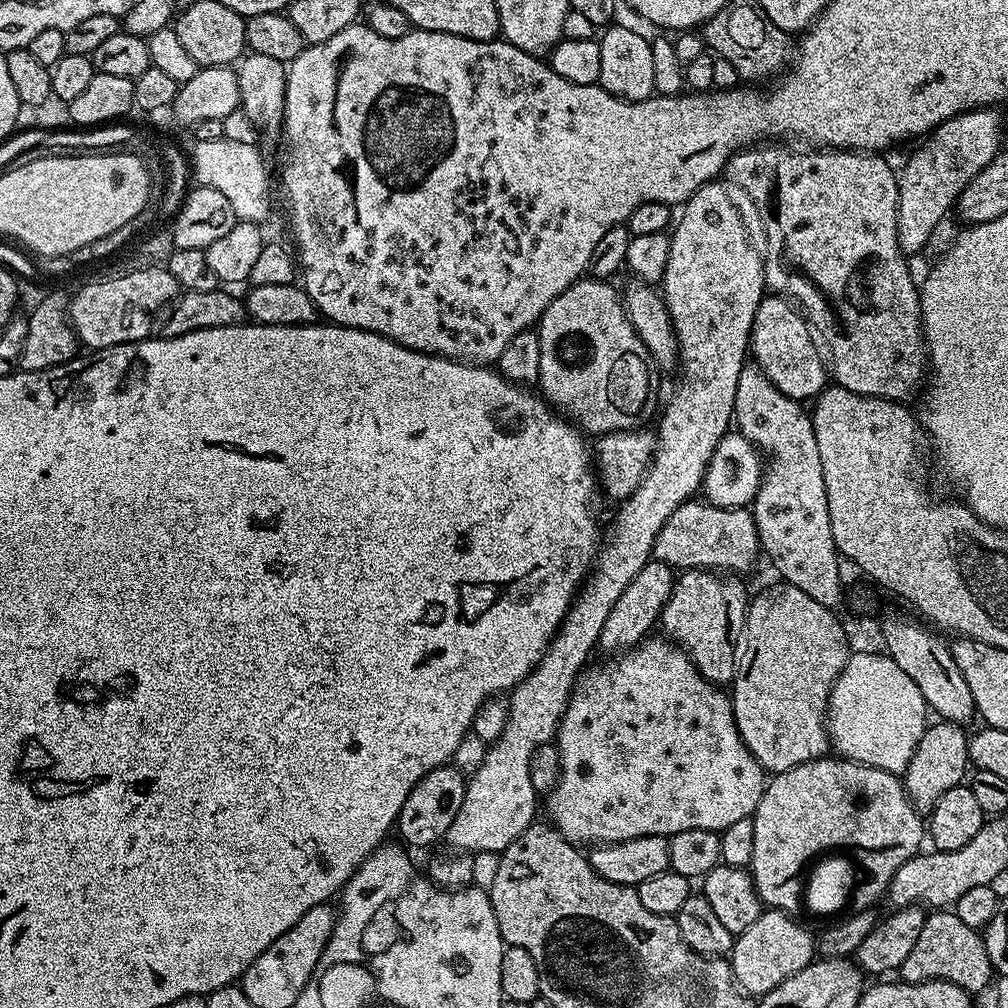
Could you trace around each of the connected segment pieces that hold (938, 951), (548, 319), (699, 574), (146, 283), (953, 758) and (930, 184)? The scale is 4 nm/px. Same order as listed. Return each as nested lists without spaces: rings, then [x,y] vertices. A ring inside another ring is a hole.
[[[932,910],[924,917],[922,931],[918,934],[906,962],[898,970],[903,983],[921,984],[927,980],[949,980],[969,994],[977,994],[994,980],[990,954],[986,954],[984,937],[977,929],[966,926],[952,910]]]
[[[581,278],[573,282],[546,310],[540,315],[538,321],[538,331],[540,333],[540,345],[542,346],[542,362],[540,363],[540,378],[538,381],[539,391],[545,400],[553,405],[557,412],[563,414],[573,424],[579,426],[585,433],[603,434],[605,432],[627,432],[641,427],[640,419],[644,416],[644,407],[648,404],[648,399],[652,396],[652,368],[648,347],[642,342],[642,338],[636,333],[627,310],[624,309],[624,302],[619,291],[611,288],[608,280],[597,280],[595,278]]]
[[[702,568],[681,571],[658,621],[659,627],[664,627],[663,635],[679,644],[697,670],[718,686],[731,685],[736,679],[738,649],[750,603],[750,592],[740,580],[743,579]]]
[[[167,267],[139,268],[136,272],[125,271],[123,275],[88,284],[71,297],[68,318],[77,341],[88,347],[85,349],[99,350],[149,339],[153,335],[152,315],[159,308],[167,309],[177,299],[178,285]]]
[[[932,722],[924,730],[924,737],[918,742],[918,750],[914,758],[910,758],[910,766],[904,773],[904,791],[917,810],[930,810],[946,794],[946,790],[961,787],[960,780],[970,768],[968,758],[969,733],[959,724]]]
[[[992,106],[976,108],[942,122],[905,162],[904,169],[899,169],[898,246],[905,256],[915,257],[915,252],[931,242],[944,215],[955,209],[962,190],[1000,152],[1000,116],[996,111]]]

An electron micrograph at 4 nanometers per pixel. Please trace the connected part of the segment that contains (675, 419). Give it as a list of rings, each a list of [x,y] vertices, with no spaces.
[[[720,182],[703,184],[703,186],[686,201],[682,211],[684,211],[684,213],[682,213],[681,216],[679,213],[678,219],[675,221],[674,227],[670,232],[672,238],[672,241],[670,242],[670,258],[666,262],[666,274],[662,281],[664,304],[668,308],[668,313],[672,319],[672,325],[676,331],[676,341],[680,347],[680,355],[678,357],[678,373],[680,372],[680,381],[676,384],[676,393],[669,398],[668,405],[665,406],[664,413],[660,416],[660,432],[658,431],[658,435],[656,436],[656,451],[652,457],[652,463],[649,464],[648,473],[642,478],[638,490],[634,490],[634,494],[630,494],[627,500],[623,501],[623,503],[617,507],[620,509],[617,510],[616,517],[612,520],[612,529],[610,529],[609,532],[607,529],[606,539],[603,541],[602,547],[597,551],[594,571],[589,575],[588,579],[581,584],[579,592],[576,593],[575,600],[572,601],[572,607],[569,608],[566,618],[561,622],[560,628],[556,631],[556,636],[550,642],[548,649],[544,652],[544,657],[540,659],[538,666],[533,672],[531,672],[521,684],[517,684],[507,697],[510,718],[506,720],[506,730],[502,730],[502,734],[498,739],[496,739],[493,744],[488,745],[488,753],[482,762],[482,766],[478,766],[478,770],[467,777],[464,785],[464,801],[458,810],[458,814],[454,817],[454,822],[450,826],[450,830],[446,837],[447,843],[452,843],[453,846],[456,847],[453,849],[455,849],[457,853],[479,854],[482,852],[491,852],[493,854],[499,854],[504,852],[506,846],[510,846],[510,842],[514,842],[514,838],[518,838],[518,834],[522,834],[526,831],[537,819],[536,800],[538,800],[538,793],[534,790],[534,782],[530,782],[530,762],[532,761],[532,755],[536,753],[543,744],[550,744],[555,741],[556,731],[560,729],[560,719],[564,716],[568,700],[572,696],[572,689],[576,687],[578,677],[585,671],[586,665],[589,663],[589,661],[587,662],[588,655],[594,650],[597,651],[600,635],[602,634],[602,626],[606,626],[606,617],[610,615],[610,610],[614,610],[614,602],[618,602],[618,597],[622,595],[622,590],[626,590],[626,586],[630,586],[634,574],[638,574],[638,570],[642,570],[642,566],[646,566],[649,560],[652,559],[654,538],[658,534],[658,530],[662,530],[662,526],[666,526],[666,518],[670,518],[670,514],[674,514],[674,510],[678,510],[678,506],[682,506],[686,501],[693,499],[693,497],[701,491],[704,482],[704,471],[708,469],[710,458],[714,454],[714,450],[718,446],[720,439],[733,427],[734,393],[738,391],[738,374],[742,374],[742,370],[746,363],[746,357],[750,352],[754,314],[758,314],[758,306],[762,303],[766,295],[766,285],[764,283],[764,256],[762,255],[761,249],[759,252],[759,250],[748,241],[748,232],[744,229],[744,220],[740,217],[740,212],[736,209],[736,204],[732,201],[731,194],[720,185]]]

